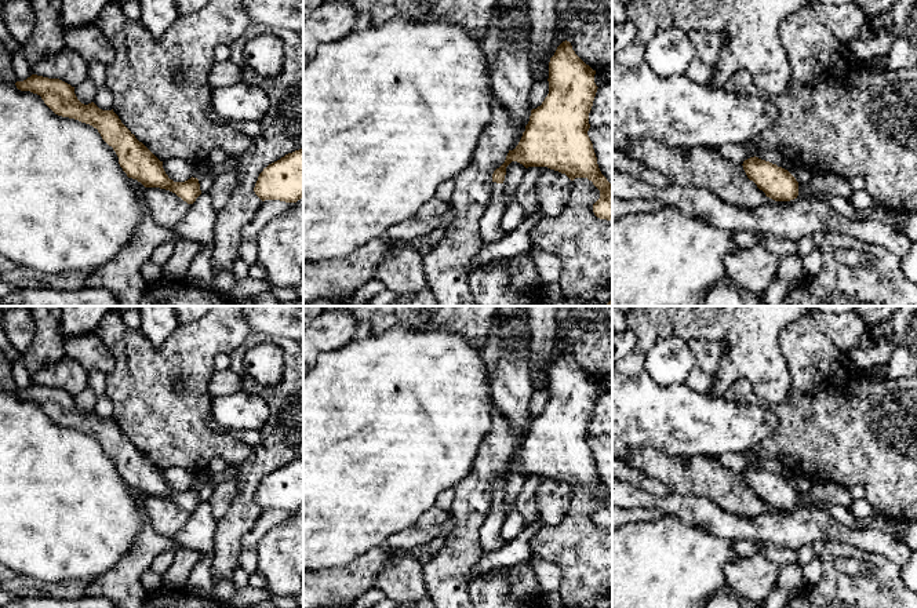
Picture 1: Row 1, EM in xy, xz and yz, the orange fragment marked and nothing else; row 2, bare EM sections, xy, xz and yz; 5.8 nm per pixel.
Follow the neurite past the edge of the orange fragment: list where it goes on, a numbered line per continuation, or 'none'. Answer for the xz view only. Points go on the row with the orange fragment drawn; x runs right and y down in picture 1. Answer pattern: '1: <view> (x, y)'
1: xz (491, 230)

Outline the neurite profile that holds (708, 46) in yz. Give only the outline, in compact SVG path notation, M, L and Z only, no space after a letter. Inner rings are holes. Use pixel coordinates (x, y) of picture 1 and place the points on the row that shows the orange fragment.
M689 30L687 33L695 48L696 58L706 65L714 66L718 62L718 57L727 41L727 36L724 33L701 30Z

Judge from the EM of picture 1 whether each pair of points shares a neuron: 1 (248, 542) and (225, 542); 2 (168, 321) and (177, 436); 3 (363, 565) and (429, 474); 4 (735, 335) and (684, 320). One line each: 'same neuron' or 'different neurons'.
1: different neurons
2: different neurons
3: different neurons
4: same neuron

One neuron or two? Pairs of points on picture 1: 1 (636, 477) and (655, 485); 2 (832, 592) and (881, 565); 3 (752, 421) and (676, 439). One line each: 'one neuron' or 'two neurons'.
1: one neuron
2: one neuron
3: one neuron

